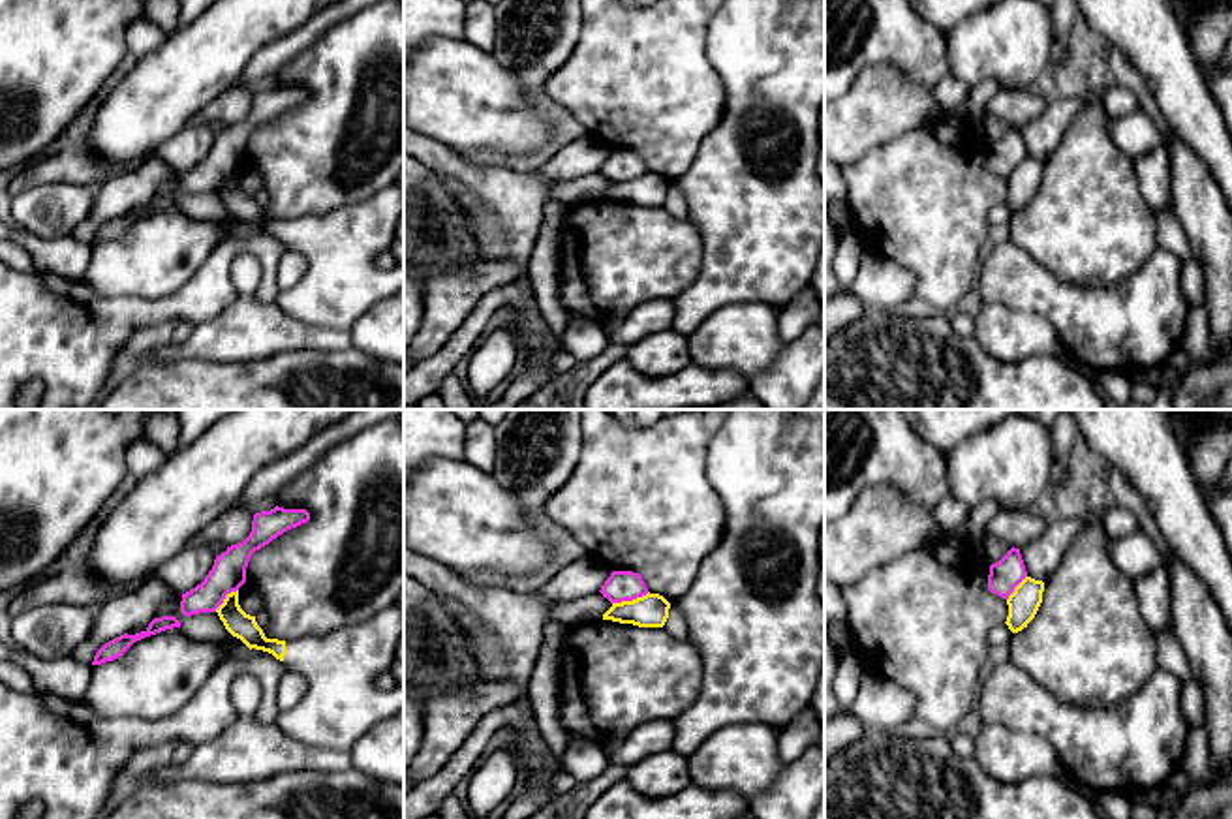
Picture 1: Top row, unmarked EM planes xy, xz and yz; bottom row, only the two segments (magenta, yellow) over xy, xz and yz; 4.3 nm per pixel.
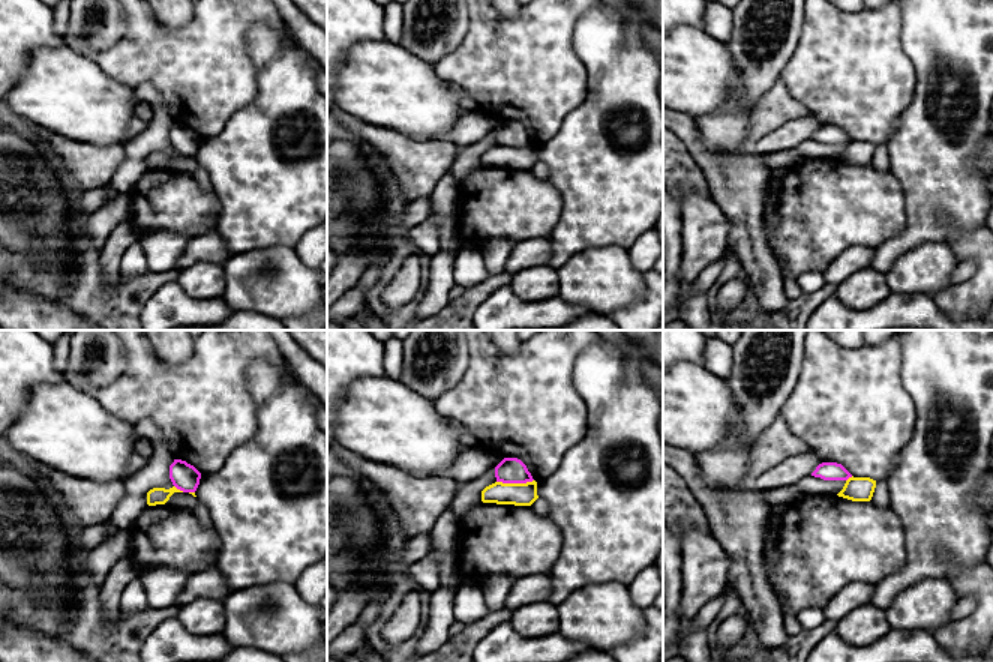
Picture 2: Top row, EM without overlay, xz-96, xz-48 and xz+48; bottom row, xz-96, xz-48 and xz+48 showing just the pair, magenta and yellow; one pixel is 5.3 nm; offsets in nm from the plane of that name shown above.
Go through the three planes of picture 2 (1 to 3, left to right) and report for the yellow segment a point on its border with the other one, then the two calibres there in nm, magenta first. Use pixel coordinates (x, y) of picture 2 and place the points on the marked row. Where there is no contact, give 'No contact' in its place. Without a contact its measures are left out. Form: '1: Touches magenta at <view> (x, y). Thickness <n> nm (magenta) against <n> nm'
1: Touches magenta at xz-96 (179, 488). Thickness 140 nm (magenta) against 100 nm
2: Touches magenta at xz-48 (515, 482). Thickness 140 nm (magenta) against 130 nm
3: Touches magenta at xz+48 (849, 476). Thickness 100 nm (magenta) against 130 nm

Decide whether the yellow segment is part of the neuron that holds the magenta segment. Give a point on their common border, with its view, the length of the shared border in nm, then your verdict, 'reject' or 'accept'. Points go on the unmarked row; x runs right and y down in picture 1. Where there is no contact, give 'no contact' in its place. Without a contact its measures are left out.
xz (630, 179) | 170 nm | reject

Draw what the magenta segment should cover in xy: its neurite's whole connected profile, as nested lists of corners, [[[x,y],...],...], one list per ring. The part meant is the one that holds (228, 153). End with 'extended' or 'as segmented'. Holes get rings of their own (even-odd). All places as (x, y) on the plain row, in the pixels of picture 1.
[[[276,85],[270,90],[255,92],[250,115],[216,135],[205,160],[182,173],[180,192],[184,195],[216,192],[225,175],[237,171],[246,162],[246,147],[252,133],[284,111],[308,100],[310,92],[306,88],[284,88]]]; as segmented

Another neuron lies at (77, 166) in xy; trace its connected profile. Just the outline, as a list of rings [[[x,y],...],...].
[[[71,148],[62,152],[47,152],[36,162],[15,171],[9,180],[9,193],[17,195],[38,184],[79,184],[92,188],[116,175],[133,169],[135,163],[111,163],[98,160],[86,148]]]

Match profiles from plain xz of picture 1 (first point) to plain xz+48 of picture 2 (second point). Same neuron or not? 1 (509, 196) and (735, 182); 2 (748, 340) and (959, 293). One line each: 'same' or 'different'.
1: same
2: different

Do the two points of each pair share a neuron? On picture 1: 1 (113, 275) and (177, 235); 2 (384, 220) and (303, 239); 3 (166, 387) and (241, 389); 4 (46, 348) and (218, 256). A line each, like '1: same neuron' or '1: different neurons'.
1: same neuron
2: same neuron
3: same neuron
4: same neuron

